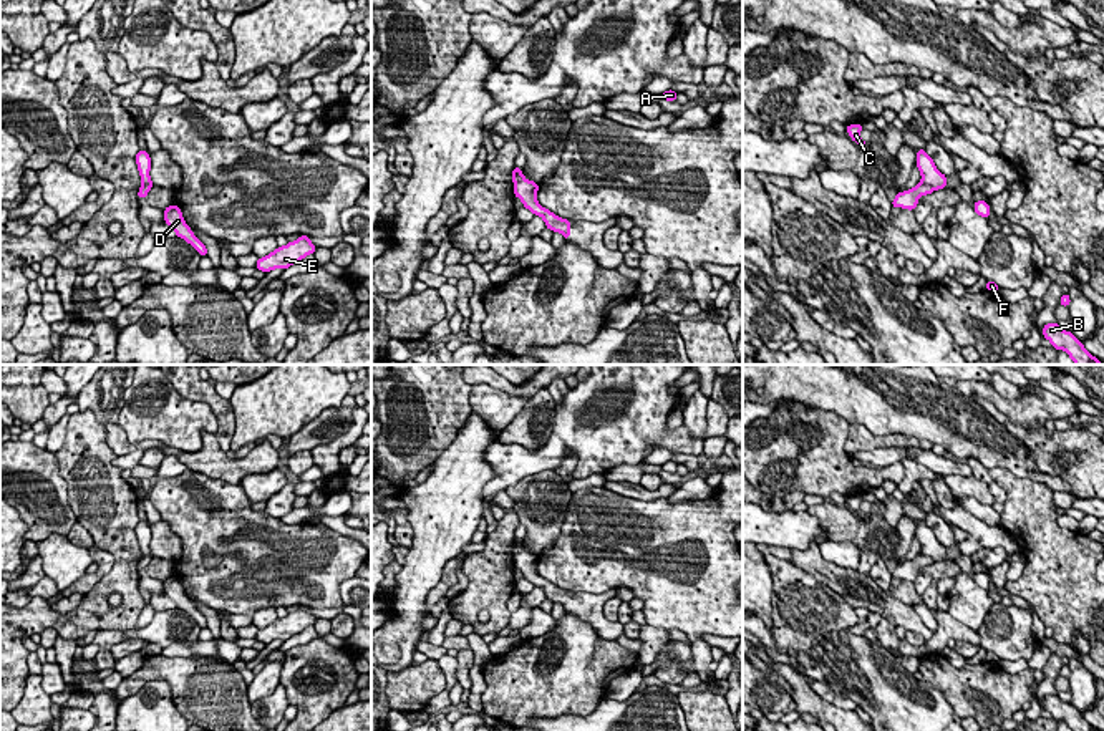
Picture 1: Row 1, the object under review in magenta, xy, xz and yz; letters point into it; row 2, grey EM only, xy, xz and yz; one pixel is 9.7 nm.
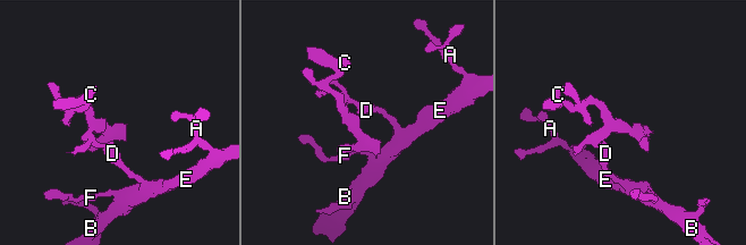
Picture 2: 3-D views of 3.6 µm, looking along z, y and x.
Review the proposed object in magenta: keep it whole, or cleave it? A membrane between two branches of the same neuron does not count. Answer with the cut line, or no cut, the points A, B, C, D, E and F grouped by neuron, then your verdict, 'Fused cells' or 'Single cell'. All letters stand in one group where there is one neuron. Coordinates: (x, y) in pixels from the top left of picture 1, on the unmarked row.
Split along yz (920, 552), (935, 561). Groups: A B D E F / C. Fused cells

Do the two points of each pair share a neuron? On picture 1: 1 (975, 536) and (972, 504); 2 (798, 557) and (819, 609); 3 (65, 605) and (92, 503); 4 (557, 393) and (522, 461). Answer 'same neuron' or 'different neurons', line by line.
1: different neurons
2: different neurons
3: different neurons
4: different neurons

